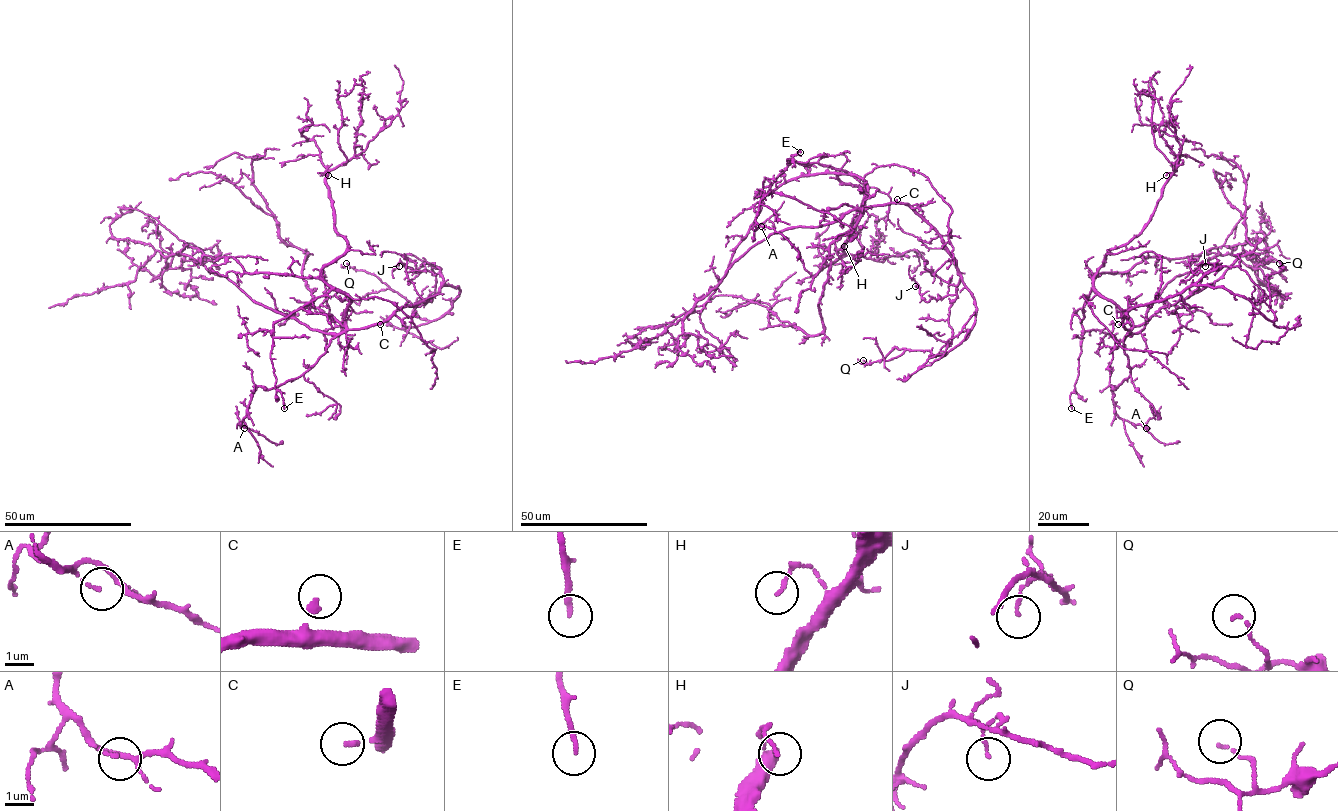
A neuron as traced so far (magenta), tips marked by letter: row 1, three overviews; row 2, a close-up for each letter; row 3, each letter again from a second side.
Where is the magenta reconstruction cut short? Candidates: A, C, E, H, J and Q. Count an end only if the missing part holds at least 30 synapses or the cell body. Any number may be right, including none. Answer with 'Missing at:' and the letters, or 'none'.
Missing at: C, E

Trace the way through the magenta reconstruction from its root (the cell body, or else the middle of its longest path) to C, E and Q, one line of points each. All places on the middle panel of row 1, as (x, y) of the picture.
C: (861, 210), (895, 203), (897, 199)
E: (861, 210), (867, 193), (861, 179), (817, 163), (788, 163), (791, 155), (800, 152)
Q: (861, 210), (907, 203), (941, 238), (976, 307), (969, 335), (944, 355), (895, 347), (881, 360), (863, 360)

